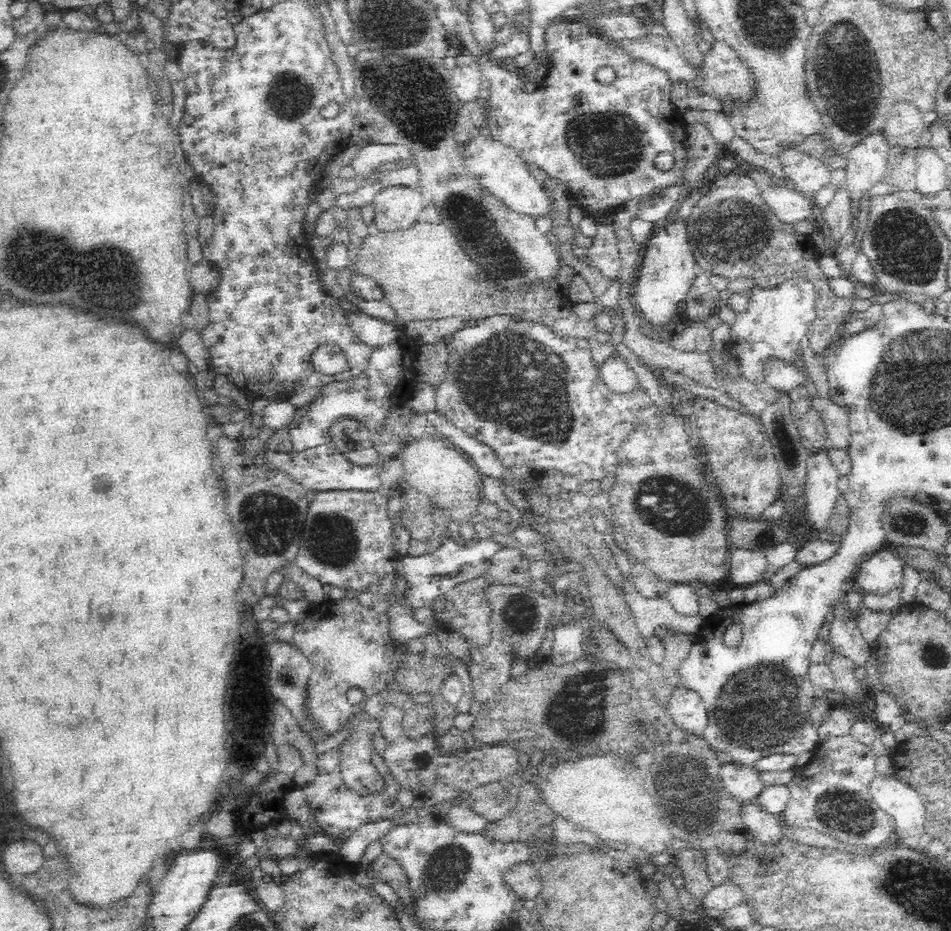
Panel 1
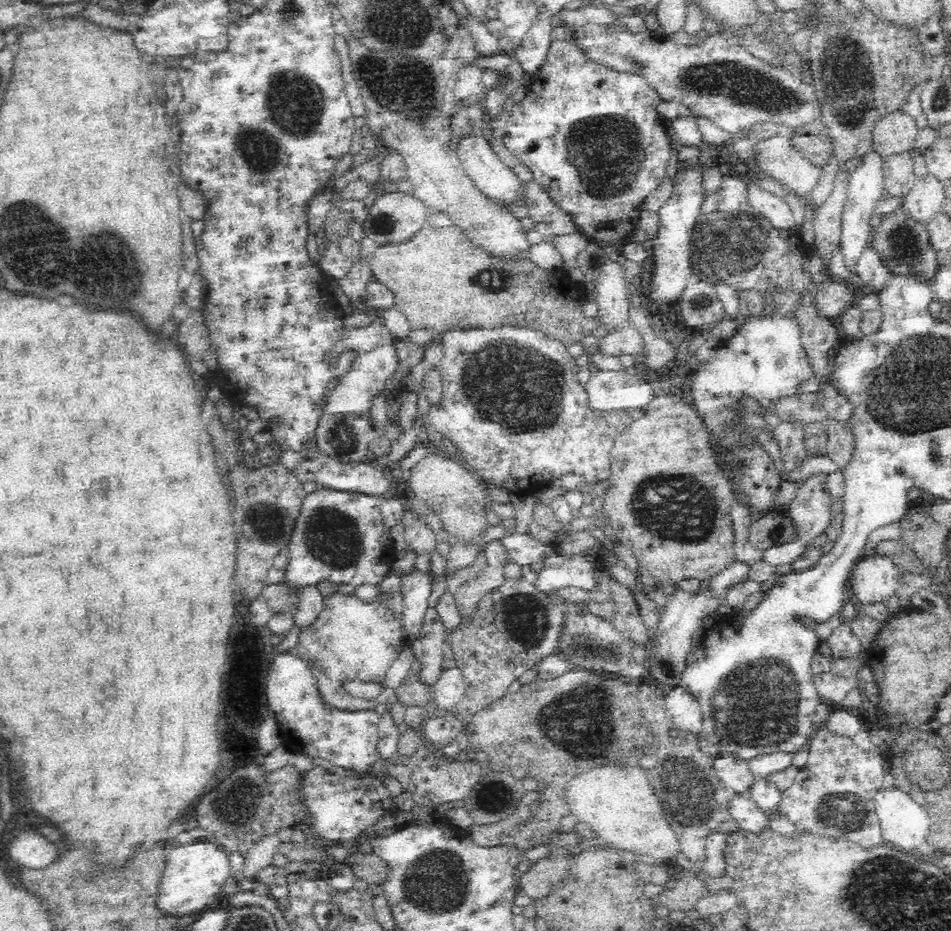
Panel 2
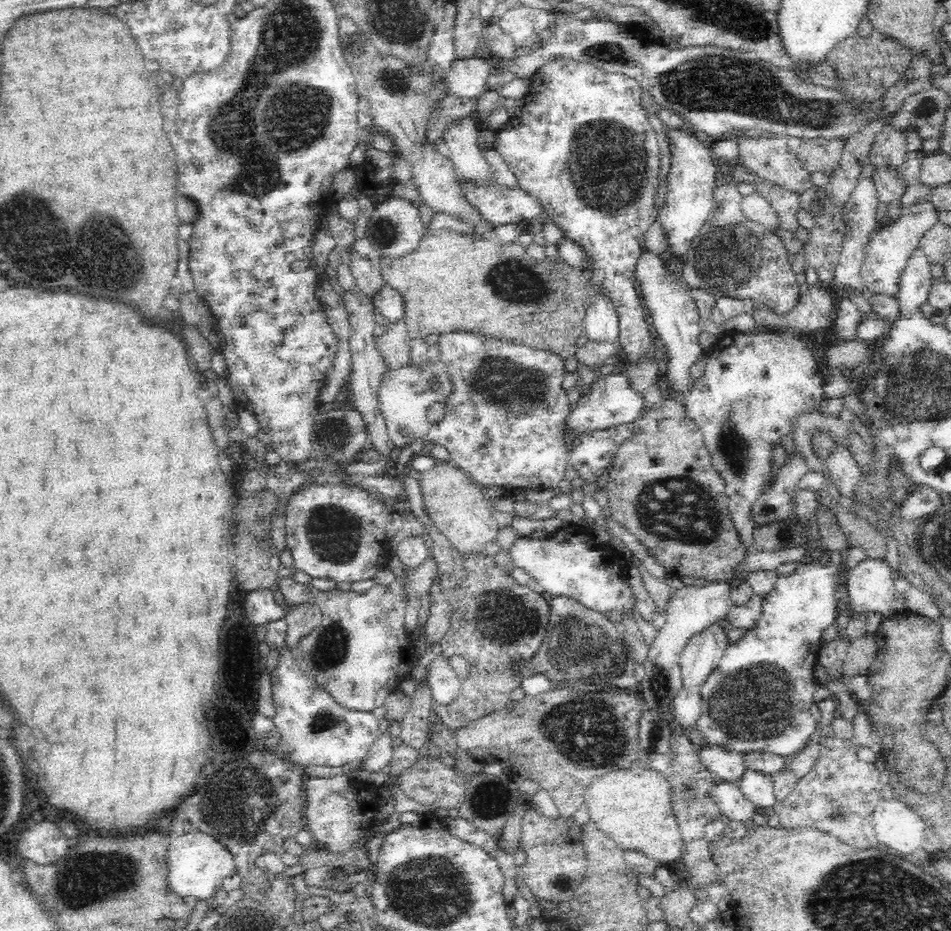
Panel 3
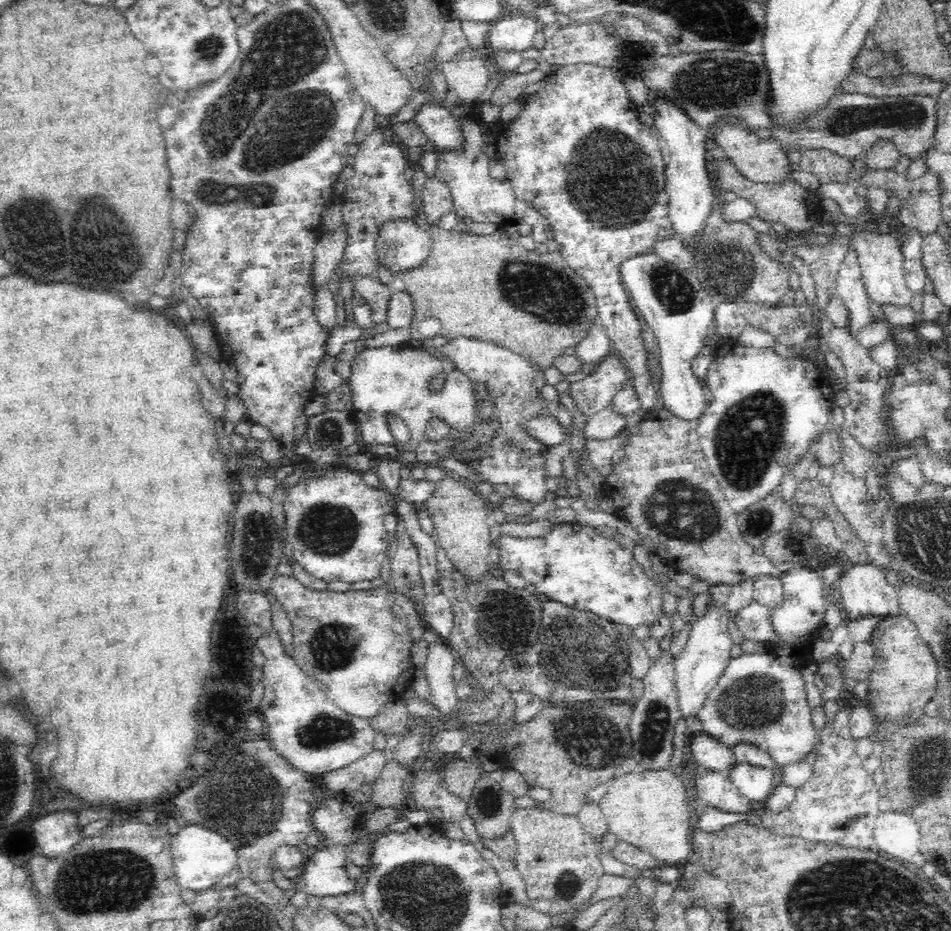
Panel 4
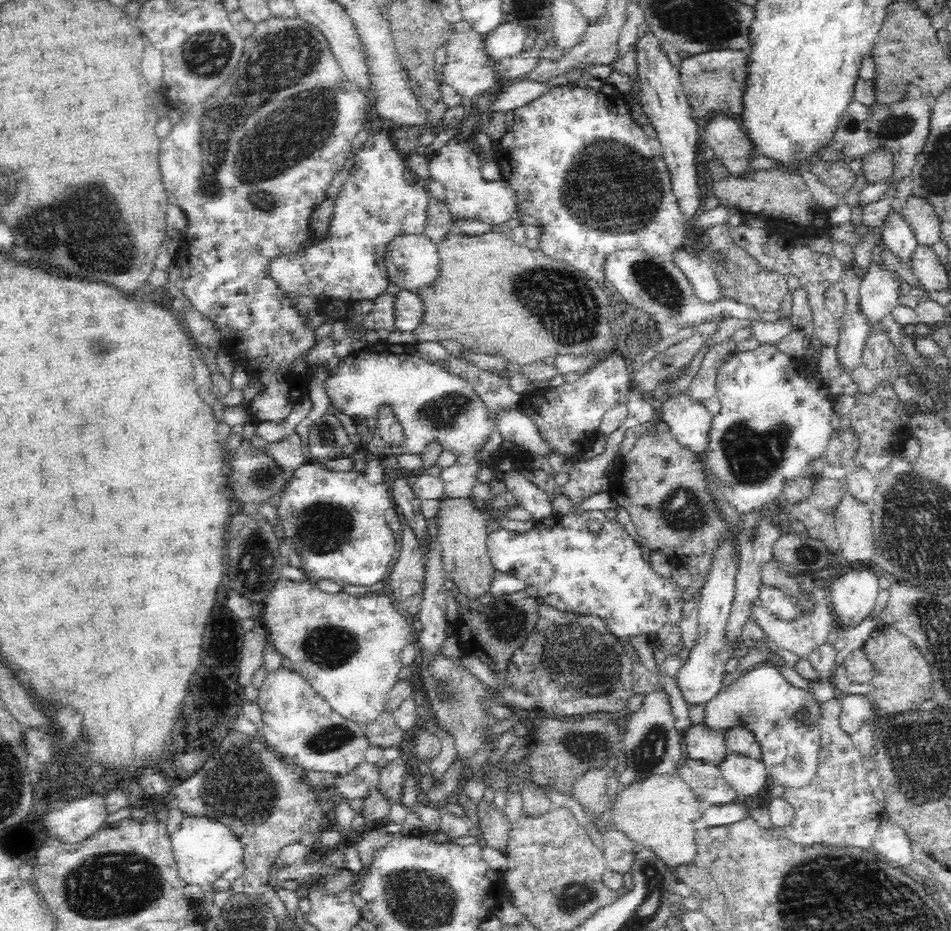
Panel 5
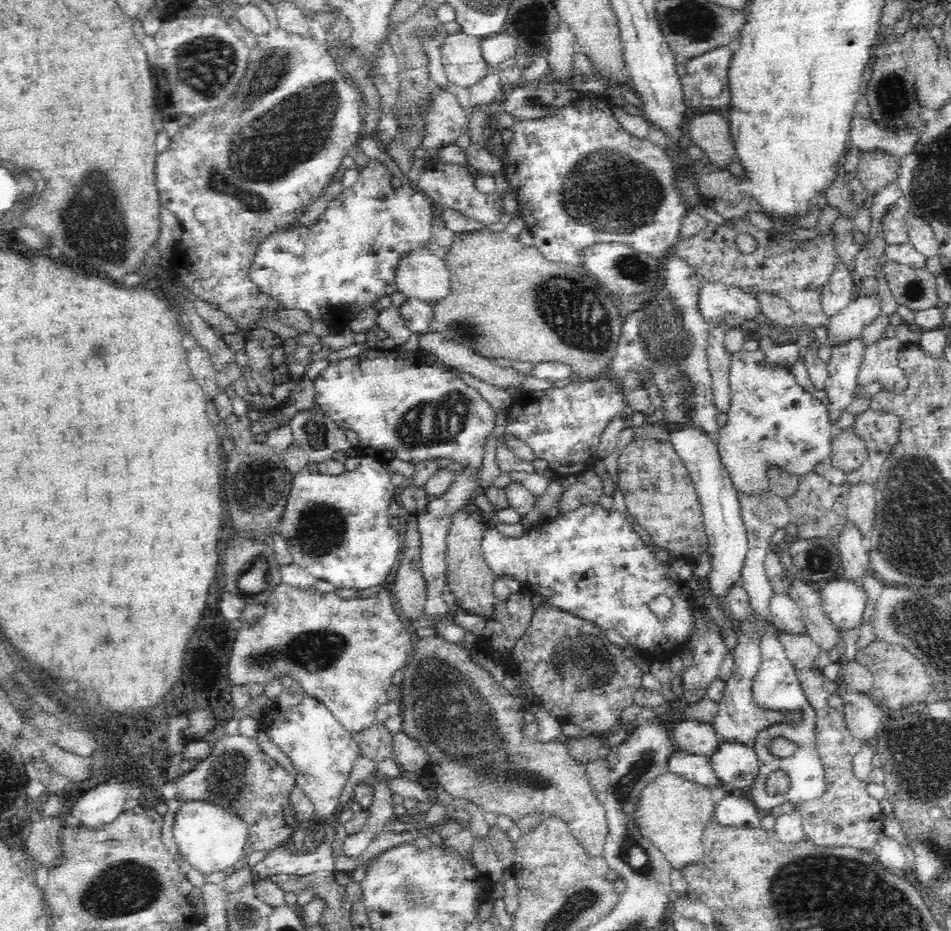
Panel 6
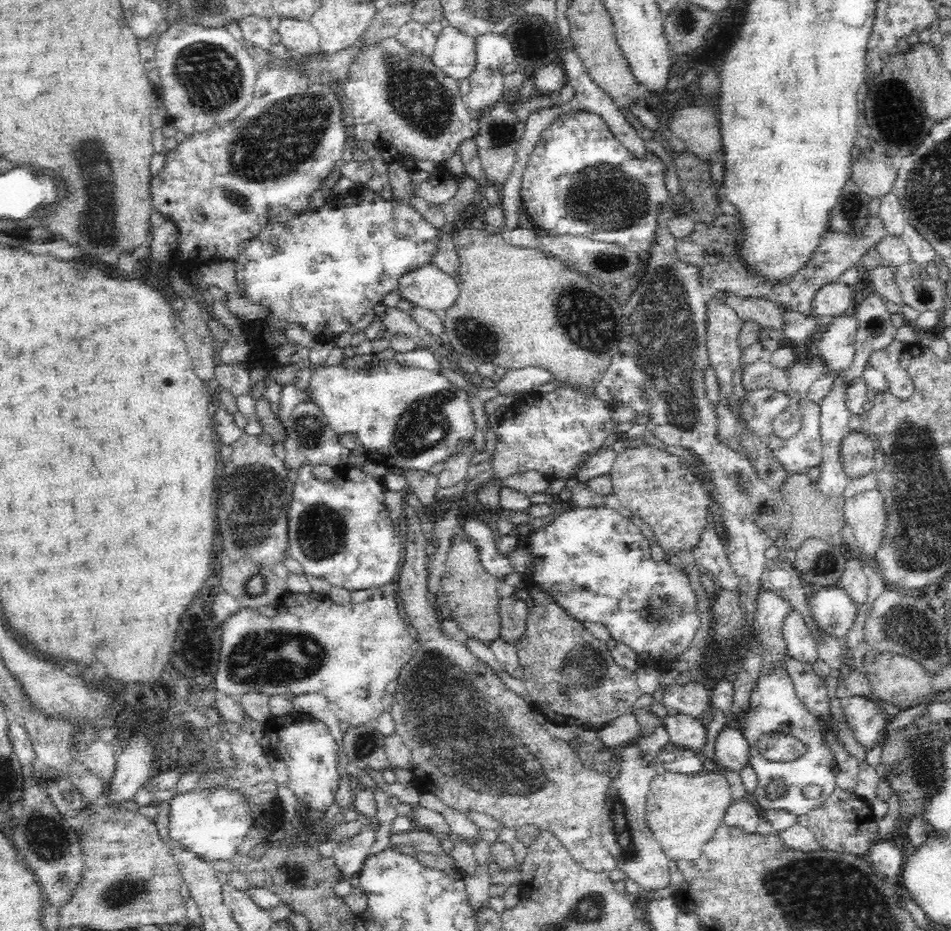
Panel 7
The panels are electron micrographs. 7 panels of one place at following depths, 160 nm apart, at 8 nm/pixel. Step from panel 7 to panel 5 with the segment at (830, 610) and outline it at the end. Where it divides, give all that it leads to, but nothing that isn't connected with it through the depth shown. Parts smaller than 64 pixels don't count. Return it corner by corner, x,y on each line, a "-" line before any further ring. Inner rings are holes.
866,565
846,570
838,580
831,580
830,600
839,629
858,626
870,616
880,594
879,574
874,567

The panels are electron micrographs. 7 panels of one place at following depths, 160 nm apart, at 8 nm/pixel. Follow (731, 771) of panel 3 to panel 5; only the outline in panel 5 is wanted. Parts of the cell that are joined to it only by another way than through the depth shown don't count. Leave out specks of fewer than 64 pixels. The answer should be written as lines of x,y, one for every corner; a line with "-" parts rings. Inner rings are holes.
692,724
682,734
689,759
719,766
729,753
724,735
704,724

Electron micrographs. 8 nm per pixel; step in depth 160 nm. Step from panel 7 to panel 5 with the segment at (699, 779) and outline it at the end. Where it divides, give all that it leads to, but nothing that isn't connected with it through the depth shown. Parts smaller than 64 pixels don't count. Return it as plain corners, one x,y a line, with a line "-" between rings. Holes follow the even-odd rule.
678,772
653,774
620,787
610,808
610,820
616,830
623,832
638,847
651,850
666,866
674,869
690,864
695,857
694,824
706,807

